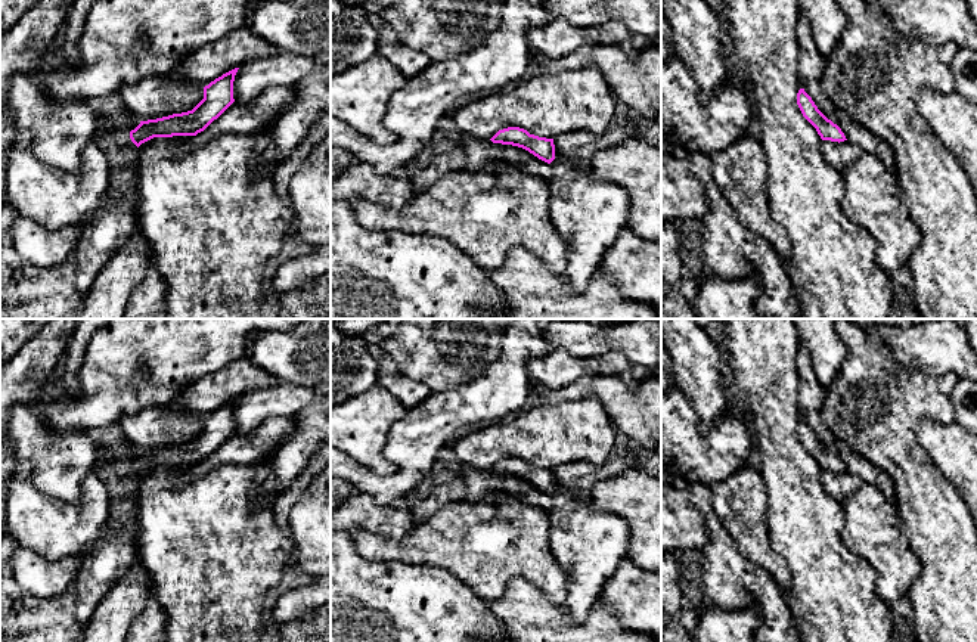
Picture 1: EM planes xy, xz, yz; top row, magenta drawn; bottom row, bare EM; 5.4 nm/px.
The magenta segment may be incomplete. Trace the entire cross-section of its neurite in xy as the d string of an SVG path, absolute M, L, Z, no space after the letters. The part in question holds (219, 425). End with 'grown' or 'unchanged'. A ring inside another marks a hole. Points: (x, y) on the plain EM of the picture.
M235 398L204 418L204 429L187 443L140 452L130 462L131 472L139 478L153 468L196 466L217 450L233 432Z; unchanged

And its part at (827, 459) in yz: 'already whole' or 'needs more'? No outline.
already whole

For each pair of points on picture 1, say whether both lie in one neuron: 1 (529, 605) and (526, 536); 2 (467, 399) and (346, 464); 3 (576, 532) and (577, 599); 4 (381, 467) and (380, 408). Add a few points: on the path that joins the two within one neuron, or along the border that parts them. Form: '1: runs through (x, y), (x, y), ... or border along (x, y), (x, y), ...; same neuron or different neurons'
1: border along (498, 598), (512, 579), (526, 577), (554, 602); different neurons
2: runs through (434, 431), (394, 481), (378, 481); same neuron
3: runs through (579, 548), (579, 583); same neuron
4: runs through (375, 452), (375, 422); same neuron

